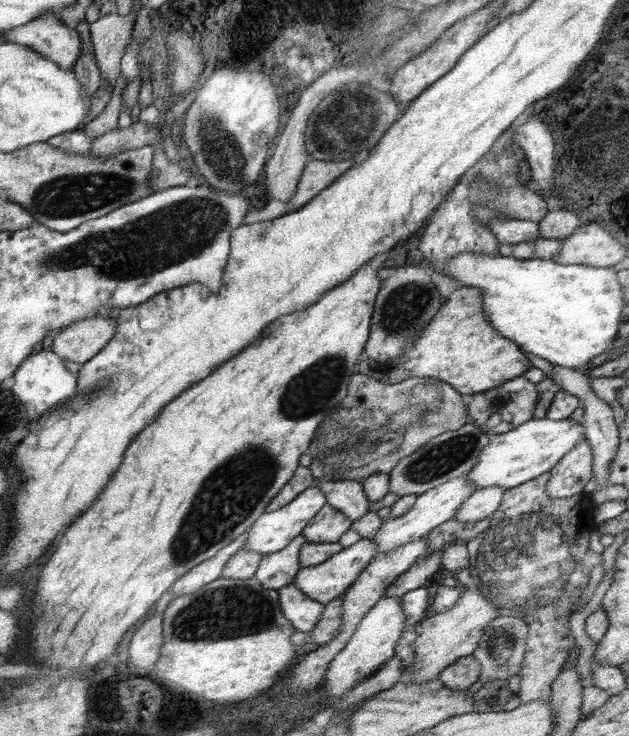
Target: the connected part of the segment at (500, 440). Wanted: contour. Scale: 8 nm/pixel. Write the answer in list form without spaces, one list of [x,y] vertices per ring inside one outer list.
[[[532,419],[507,433],[489,435],[490,440],[478,454],[476,464],[468,472],[468,479],[476,488],[500,486],[511,489],[548,473],[564,454],[585,440],[583,422],[570,419]]]

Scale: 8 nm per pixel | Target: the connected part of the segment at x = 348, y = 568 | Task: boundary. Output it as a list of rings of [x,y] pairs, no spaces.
[[[360,539],[350,547],[340,550],[338,554],[334,554],[332,558],[328,558],[327,562],[316,567],[303,567],[295,579],[295,586],[303,591],[305,596],[326,605],[328,602],[344,595],[348,588],[356,581],[356,578],[368,567],[372,562],[372,558],[376,556],[376,543],[370,539]]]

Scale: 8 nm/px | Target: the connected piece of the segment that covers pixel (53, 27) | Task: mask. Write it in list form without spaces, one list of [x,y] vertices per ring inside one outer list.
[[[44,13],[27,25],[2,33],[6,41],[29,46],[66,70],[74,70],[76,61],[85,50],[80,34],[68,28],[57,13]]]

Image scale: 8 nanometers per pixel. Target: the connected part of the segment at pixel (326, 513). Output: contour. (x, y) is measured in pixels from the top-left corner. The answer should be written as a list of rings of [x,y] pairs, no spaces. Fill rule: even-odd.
[[[326,503],[303,528],[307,542],[338,542],[342,534],[351,529],[351,519],[342,511]]]

